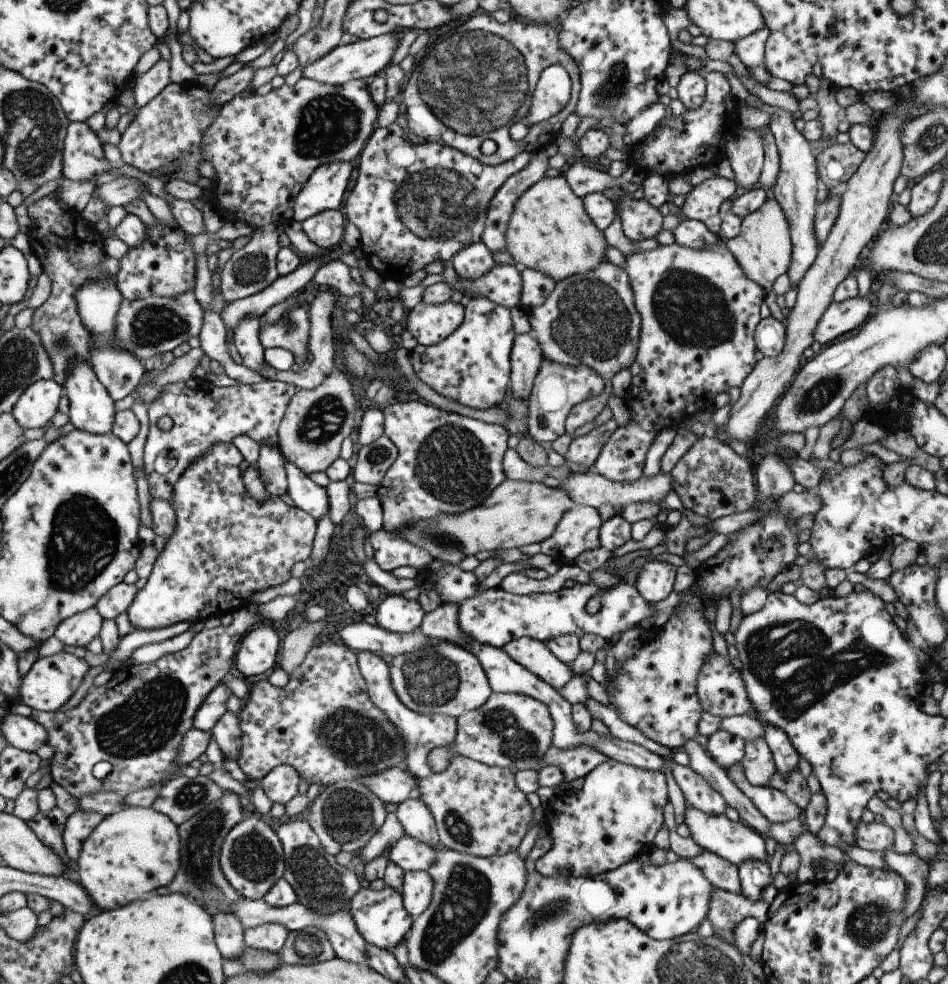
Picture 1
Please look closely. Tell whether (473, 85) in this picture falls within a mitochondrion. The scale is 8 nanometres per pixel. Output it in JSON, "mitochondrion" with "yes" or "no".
{"mitochondrion":"yes"}

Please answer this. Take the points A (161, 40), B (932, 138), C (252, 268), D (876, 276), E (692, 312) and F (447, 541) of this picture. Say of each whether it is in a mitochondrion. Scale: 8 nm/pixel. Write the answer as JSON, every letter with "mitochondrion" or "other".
{"A":"other","B":"mitochondrion","C":"mitochondrion","D":"other","E":"mitochondrion","F":"mitochondrion"}

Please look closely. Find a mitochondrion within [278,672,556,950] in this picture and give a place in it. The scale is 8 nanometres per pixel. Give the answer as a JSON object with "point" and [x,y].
{"point":[360,742]}

